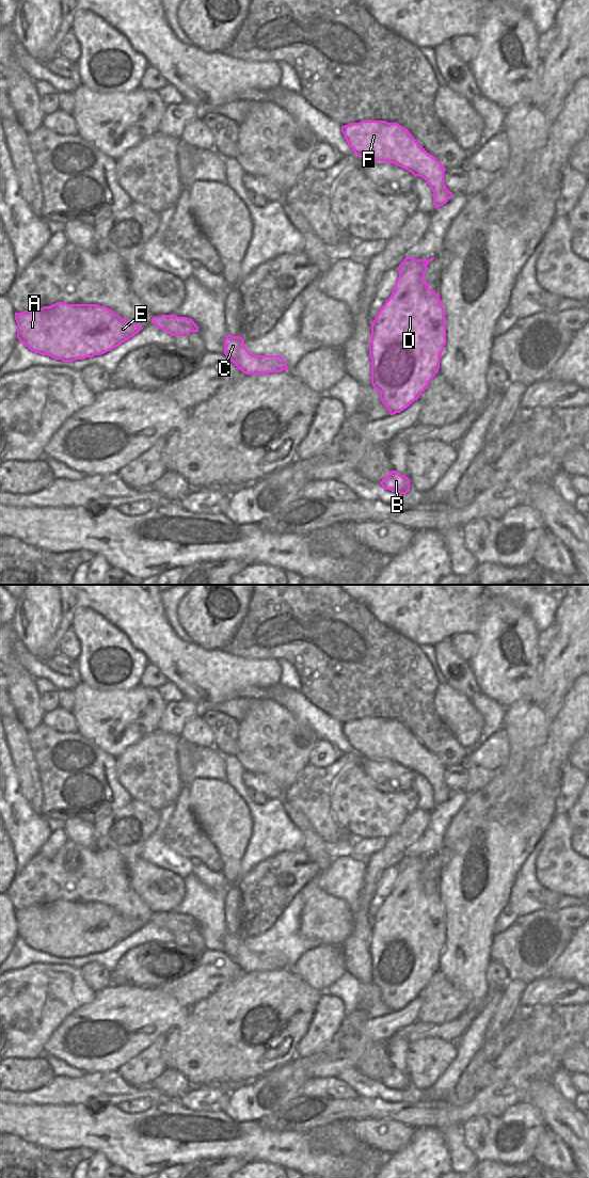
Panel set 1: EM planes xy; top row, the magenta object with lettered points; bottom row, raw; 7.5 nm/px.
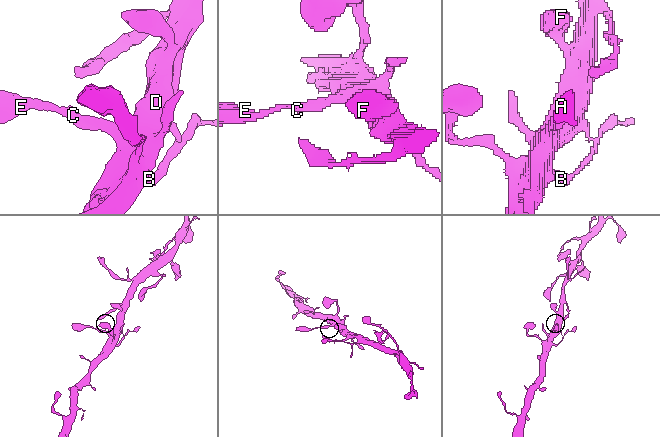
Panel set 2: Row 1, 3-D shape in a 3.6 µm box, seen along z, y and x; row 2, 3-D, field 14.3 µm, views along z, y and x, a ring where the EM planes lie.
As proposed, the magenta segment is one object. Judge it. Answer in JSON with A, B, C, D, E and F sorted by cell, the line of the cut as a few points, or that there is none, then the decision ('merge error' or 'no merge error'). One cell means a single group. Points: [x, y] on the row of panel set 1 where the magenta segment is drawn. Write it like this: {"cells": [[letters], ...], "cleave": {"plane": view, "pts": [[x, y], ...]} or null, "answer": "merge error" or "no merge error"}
{"cells": [["A", "B", "C", "D", "E", "F"]], "cleave": null, "answer": "no merge error"}

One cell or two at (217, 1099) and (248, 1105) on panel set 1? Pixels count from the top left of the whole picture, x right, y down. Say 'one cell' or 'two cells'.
two cells

